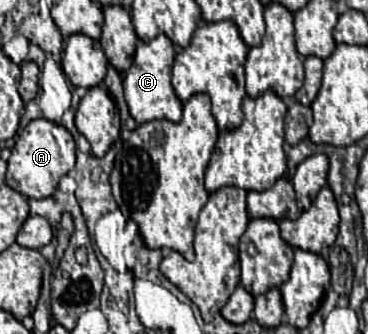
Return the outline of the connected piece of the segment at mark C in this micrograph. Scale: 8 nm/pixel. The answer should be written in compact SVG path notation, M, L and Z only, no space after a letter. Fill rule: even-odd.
M159 34L157 38L149 40L149 42L137 44L135 60L123 78L125 100L127 100L129 112L137 124L145 124L145 122L153 122L153 120L171 120L171 122L181 120L183 104L175 96L173 86L171 86L173 58L175 58L175 48L165 34Z

